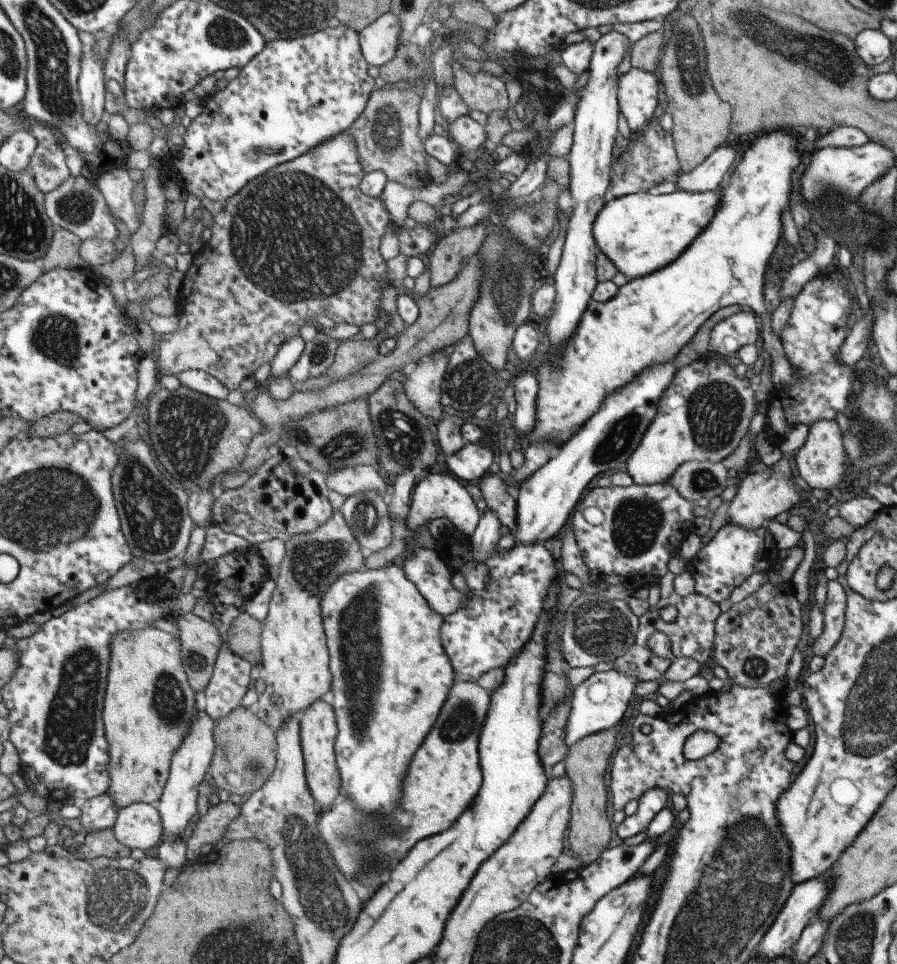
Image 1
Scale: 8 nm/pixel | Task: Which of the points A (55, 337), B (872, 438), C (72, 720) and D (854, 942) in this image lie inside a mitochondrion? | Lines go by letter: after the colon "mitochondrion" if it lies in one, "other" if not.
A: mitochondrion
B: mitochondrion
C: mitochondrion
D: mitochondrion

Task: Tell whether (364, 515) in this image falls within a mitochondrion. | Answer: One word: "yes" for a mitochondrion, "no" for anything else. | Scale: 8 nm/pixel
yes

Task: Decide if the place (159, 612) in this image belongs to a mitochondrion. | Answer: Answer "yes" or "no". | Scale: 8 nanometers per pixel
no

